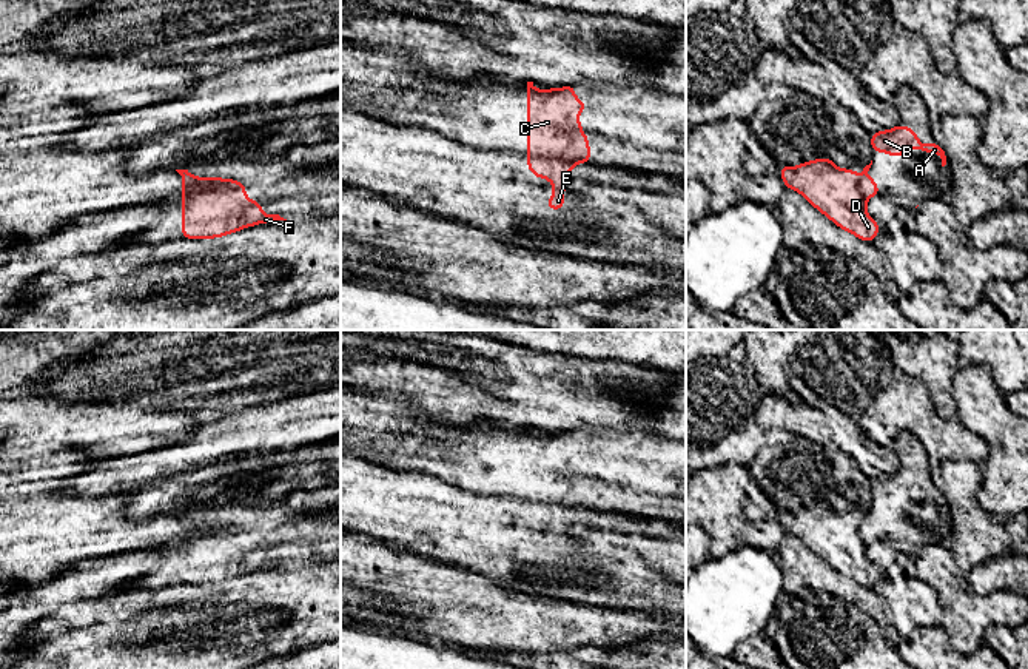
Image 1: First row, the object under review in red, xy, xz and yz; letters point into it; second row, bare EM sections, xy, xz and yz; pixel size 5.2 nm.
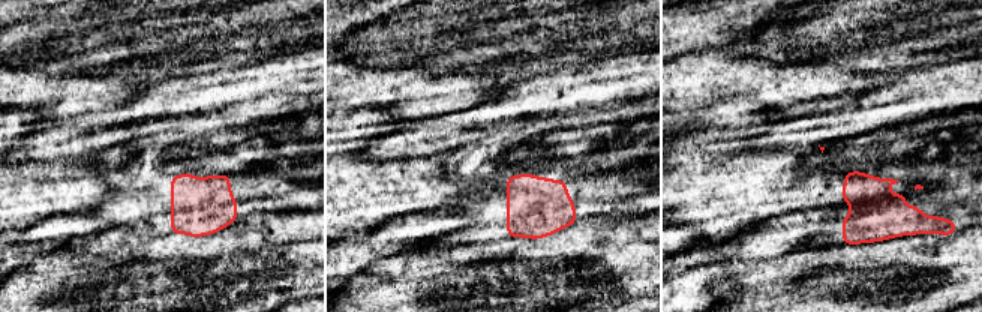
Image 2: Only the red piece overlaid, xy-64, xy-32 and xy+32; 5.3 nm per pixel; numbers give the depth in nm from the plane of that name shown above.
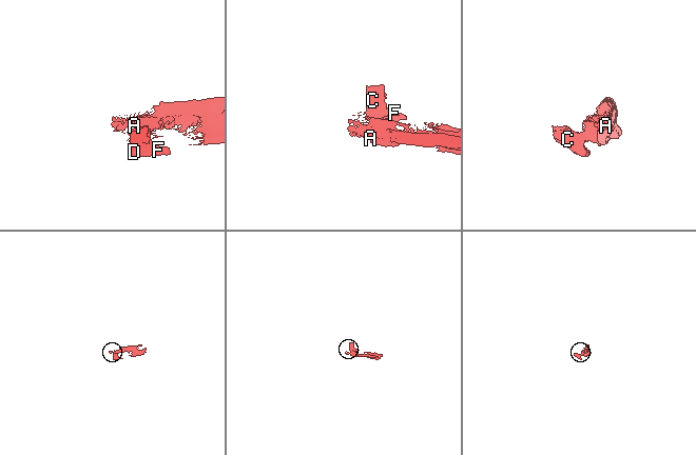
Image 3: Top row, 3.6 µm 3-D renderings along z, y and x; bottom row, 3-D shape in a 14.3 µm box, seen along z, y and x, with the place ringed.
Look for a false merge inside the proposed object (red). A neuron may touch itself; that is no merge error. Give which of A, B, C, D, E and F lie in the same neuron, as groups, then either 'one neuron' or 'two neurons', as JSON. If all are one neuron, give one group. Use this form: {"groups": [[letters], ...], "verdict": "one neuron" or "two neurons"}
{"groups": [["A", "B", "E"], ["C", "D", "F"]], "verdict": "two neurons"}

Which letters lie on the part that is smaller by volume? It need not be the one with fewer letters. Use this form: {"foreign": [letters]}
{"foreign": ["C", "D", "F"]}

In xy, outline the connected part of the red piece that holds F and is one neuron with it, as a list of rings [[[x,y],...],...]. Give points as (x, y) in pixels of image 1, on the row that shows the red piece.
[[[197,177],[200,182],[213,180],[210,188],[197,188],[182,194],[182,239],[216,239],[244,228],[274,220],[285,220],[279,214],[264,214],[260,202],[250,200],[244,182],[222,177]]]

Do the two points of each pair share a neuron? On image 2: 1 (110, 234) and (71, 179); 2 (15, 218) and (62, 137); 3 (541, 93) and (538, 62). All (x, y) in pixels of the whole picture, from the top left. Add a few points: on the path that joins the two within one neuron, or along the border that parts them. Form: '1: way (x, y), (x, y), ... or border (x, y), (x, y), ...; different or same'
1: border (116, 182), (116, 186), (102, 201), (77, 213); different
2: border (69, 158), (15, 164); different
3: border (574, 66), (508, 83); different

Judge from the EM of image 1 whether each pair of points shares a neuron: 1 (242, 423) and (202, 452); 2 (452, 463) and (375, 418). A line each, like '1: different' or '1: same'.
1: same
2: same

